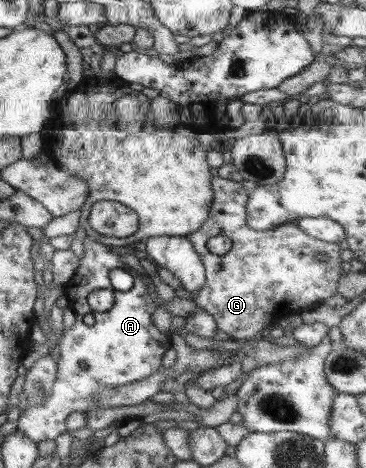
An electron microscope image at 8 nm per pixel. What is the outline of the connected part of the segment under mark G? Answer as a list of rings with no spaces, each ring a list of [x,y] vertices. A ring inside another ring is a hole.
[[[212,176],[210,191],[210,205],[205,220],[197,230],[184,237],[192,244],[204,267],[205,283],[192,301],[198,308],[212,316],[219,336],[227,337],[239,344],[253,341],[272,316],[285,317],[287,313],[296,310],[311,310],[336,294],[339,278],[343,274],[340,269],[338,243],[311,238],[301,232],[297,225],[290,223],[281,224],[271,230],[253,230],[246,225],[246,200],[249,190],[245,189],[240,182]],[[219,234],[227,236],[231,241],[231,248],[220,257],[209,253],[205,247],[205,242],[211,236],[219,236]],[[315,254],[323,254],[325,260],[315,259]]]

